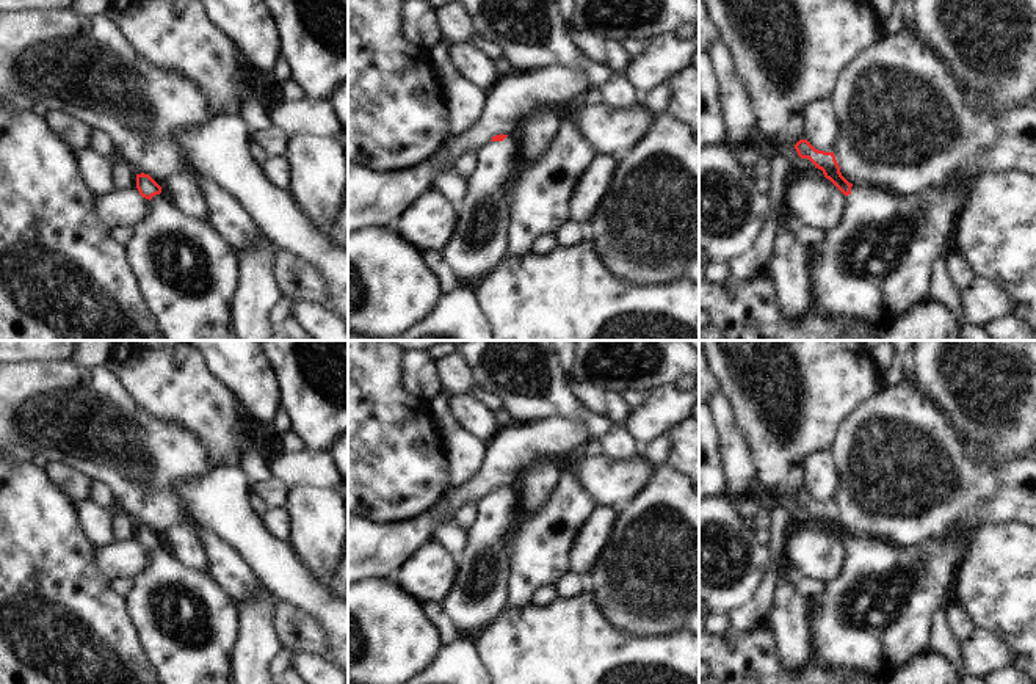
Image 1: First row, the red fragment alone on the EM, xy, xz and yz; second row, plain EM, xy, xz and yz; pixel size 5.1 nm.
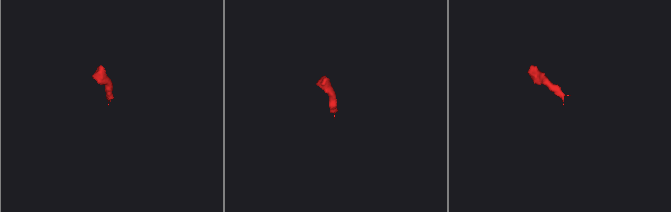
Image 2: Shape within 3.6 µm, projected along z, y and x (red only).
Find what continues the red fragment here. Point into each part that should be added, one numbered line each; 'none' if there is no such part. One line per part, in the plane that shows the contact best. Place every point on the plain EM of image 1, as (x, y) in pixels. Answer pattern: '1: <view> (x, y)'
1: xz (481, 596)

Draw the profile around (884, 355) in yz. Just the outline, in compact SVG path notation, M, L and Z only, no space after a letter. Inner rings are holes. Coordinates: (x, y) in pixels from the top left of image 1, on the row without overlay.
M884 340L873 351L873 361L881 373L889 370L897 359L897 351L892 340Z

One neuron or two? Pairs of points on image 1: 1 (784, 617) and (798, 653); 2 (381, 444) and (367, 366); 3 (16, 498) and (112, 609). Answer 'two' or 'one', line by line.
1: one
2: one
3: one

